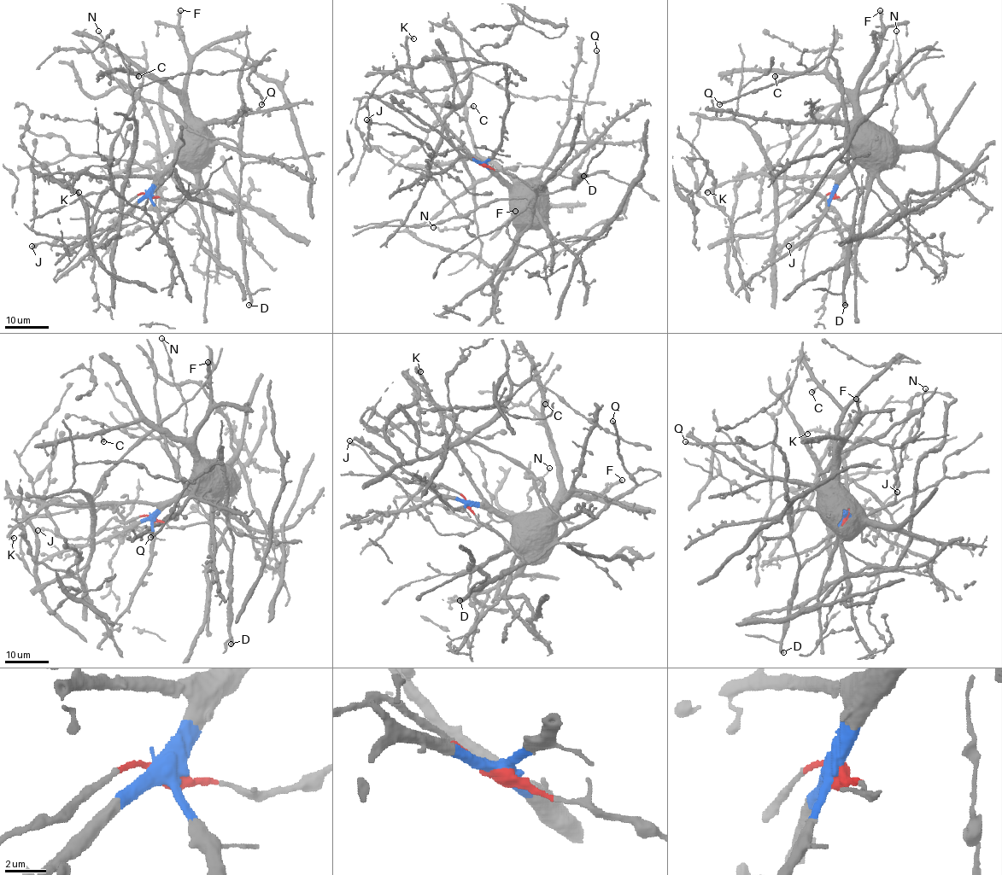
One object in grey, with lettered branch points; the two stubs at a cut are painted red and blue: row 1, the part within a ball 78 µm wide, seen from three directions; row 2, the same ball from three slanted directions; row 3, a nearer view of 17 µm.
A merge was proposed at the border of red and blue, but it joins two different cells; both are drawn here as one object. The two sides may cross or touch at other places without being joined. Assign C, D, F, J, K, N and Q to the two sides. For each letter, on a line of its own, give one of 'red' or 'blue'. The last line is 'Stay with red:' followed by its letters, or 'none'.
C: blue
D: red
F: blue
J: red
K: blue
N: red
Q: red
Stay with red: D, J, N, Q

